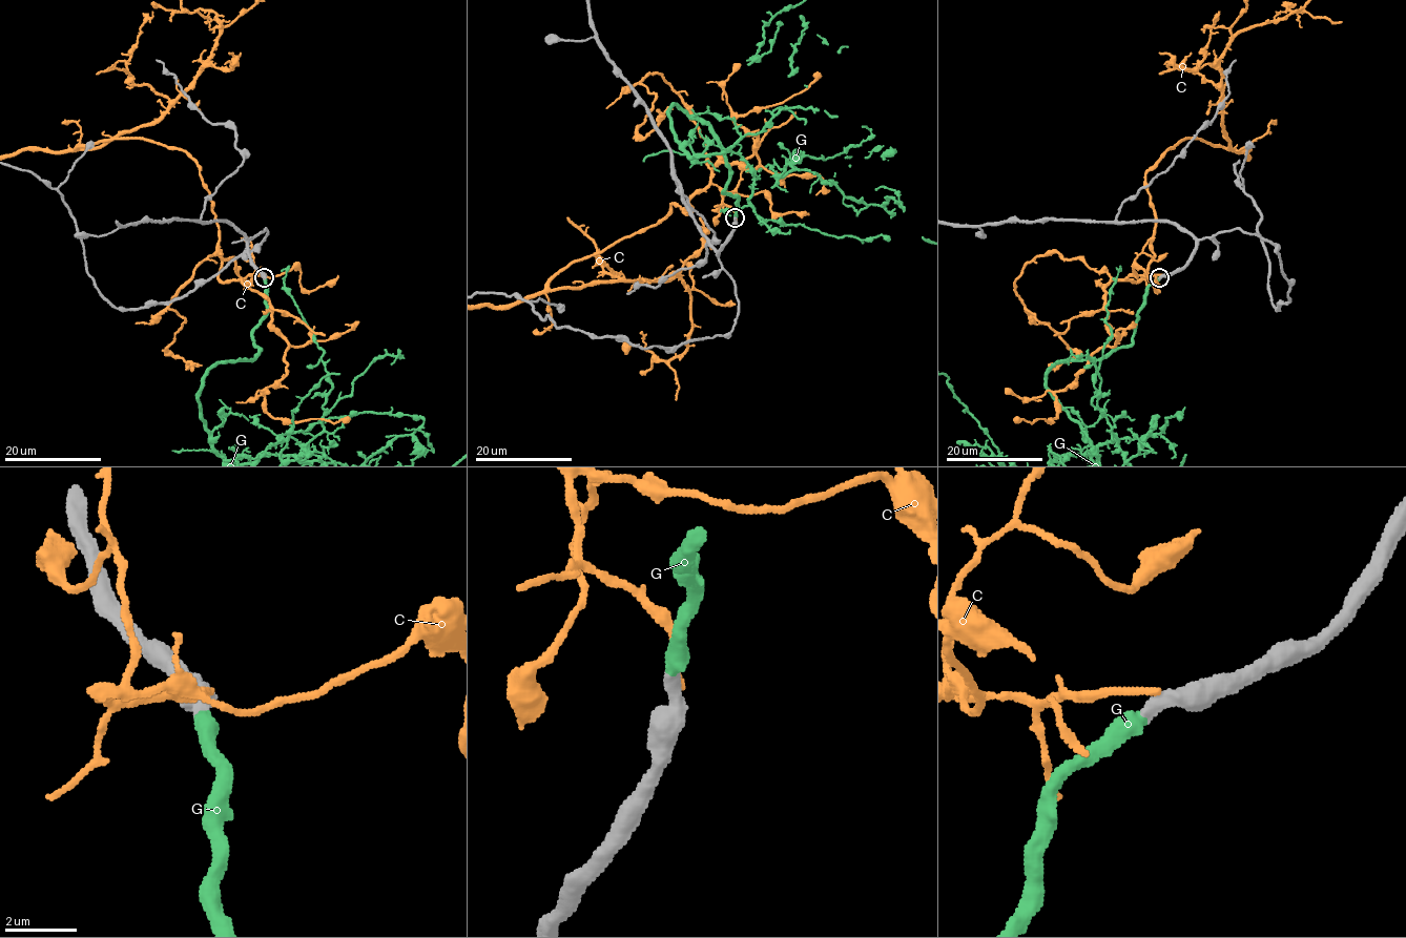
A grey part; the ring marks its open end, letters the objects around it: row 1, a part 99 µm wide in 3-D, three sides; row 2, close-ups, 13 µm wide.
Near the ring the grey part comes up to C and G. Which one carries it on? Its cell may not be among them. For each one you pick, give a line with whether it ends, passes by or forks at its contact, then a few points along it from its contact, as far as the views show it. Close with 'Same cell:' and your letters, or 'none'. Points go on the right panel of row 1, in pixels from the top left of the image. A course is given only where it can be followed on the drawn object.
G: it ends
Same cell: G

